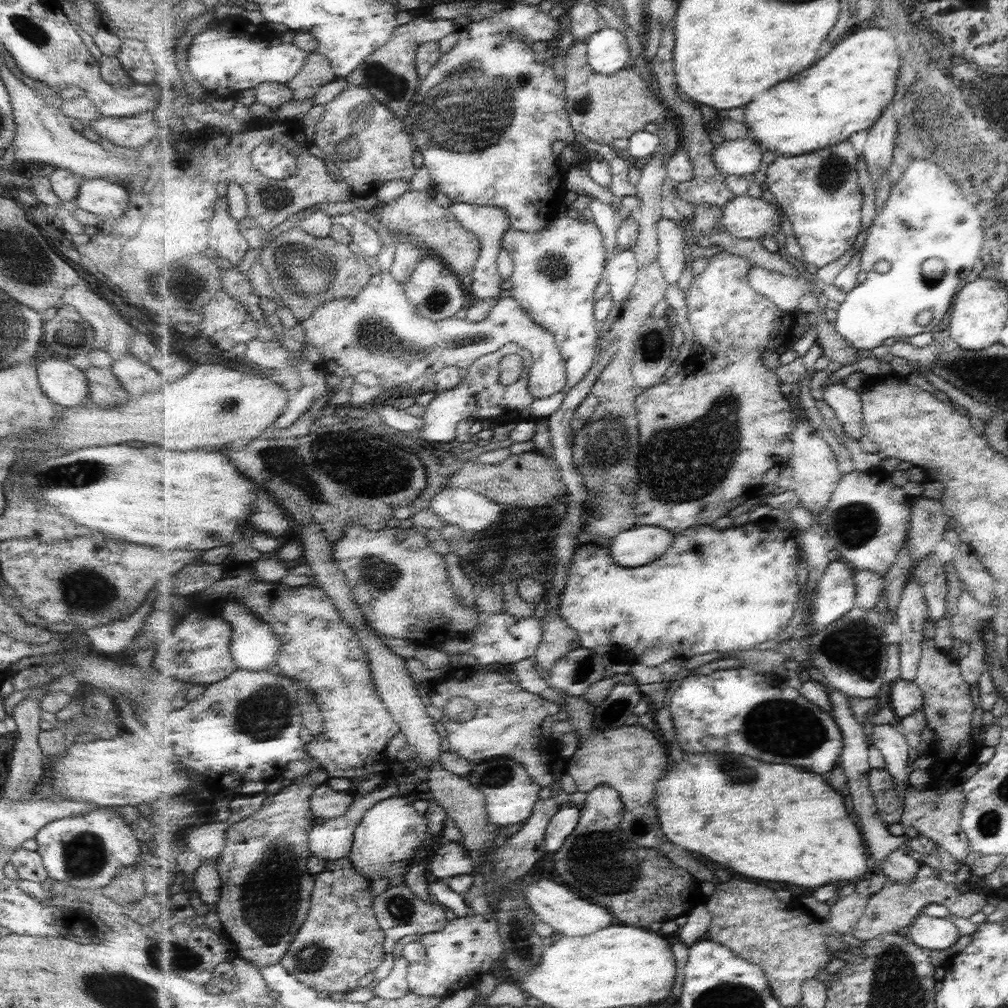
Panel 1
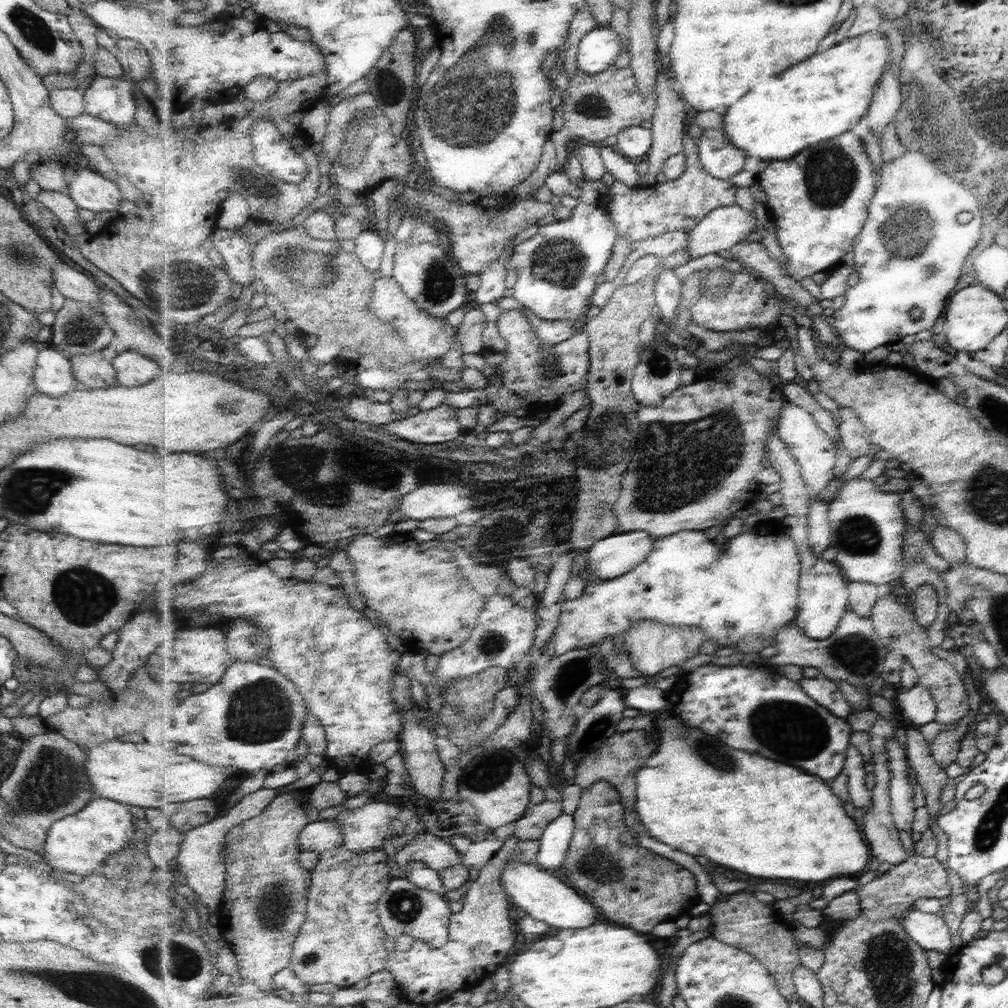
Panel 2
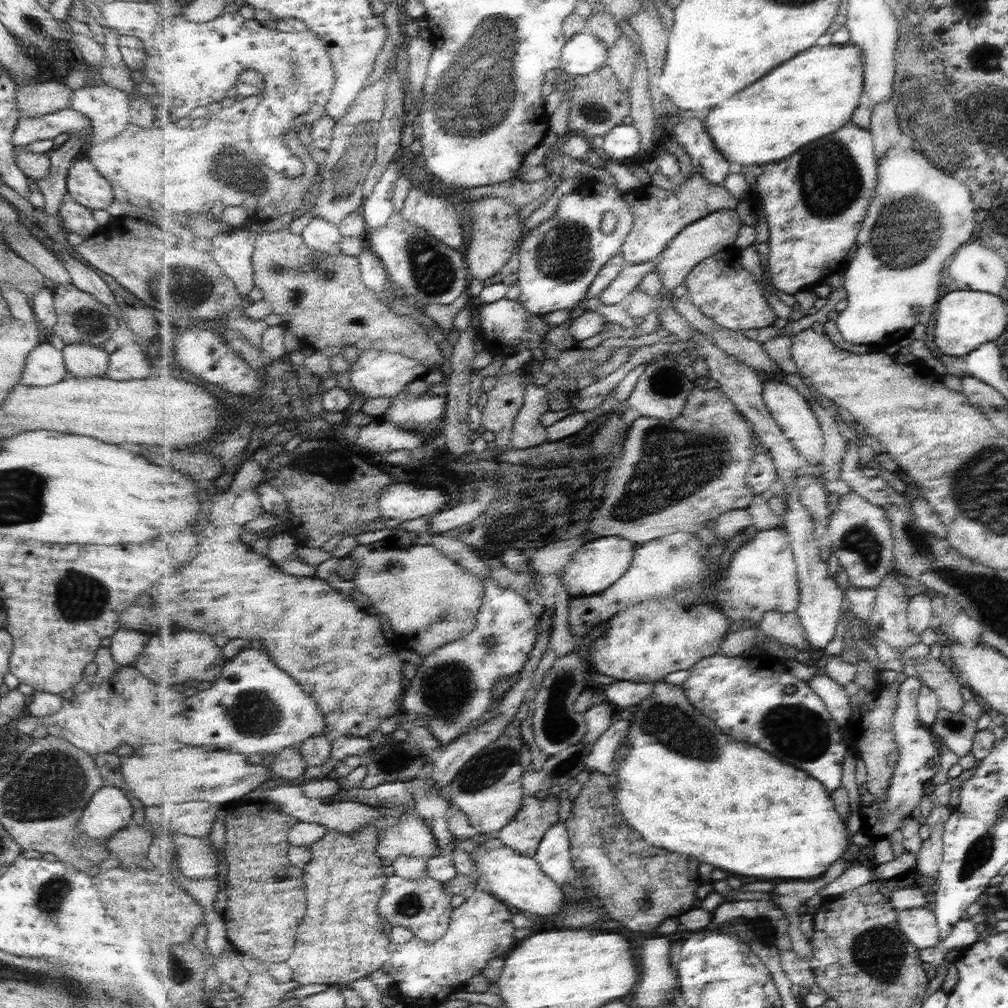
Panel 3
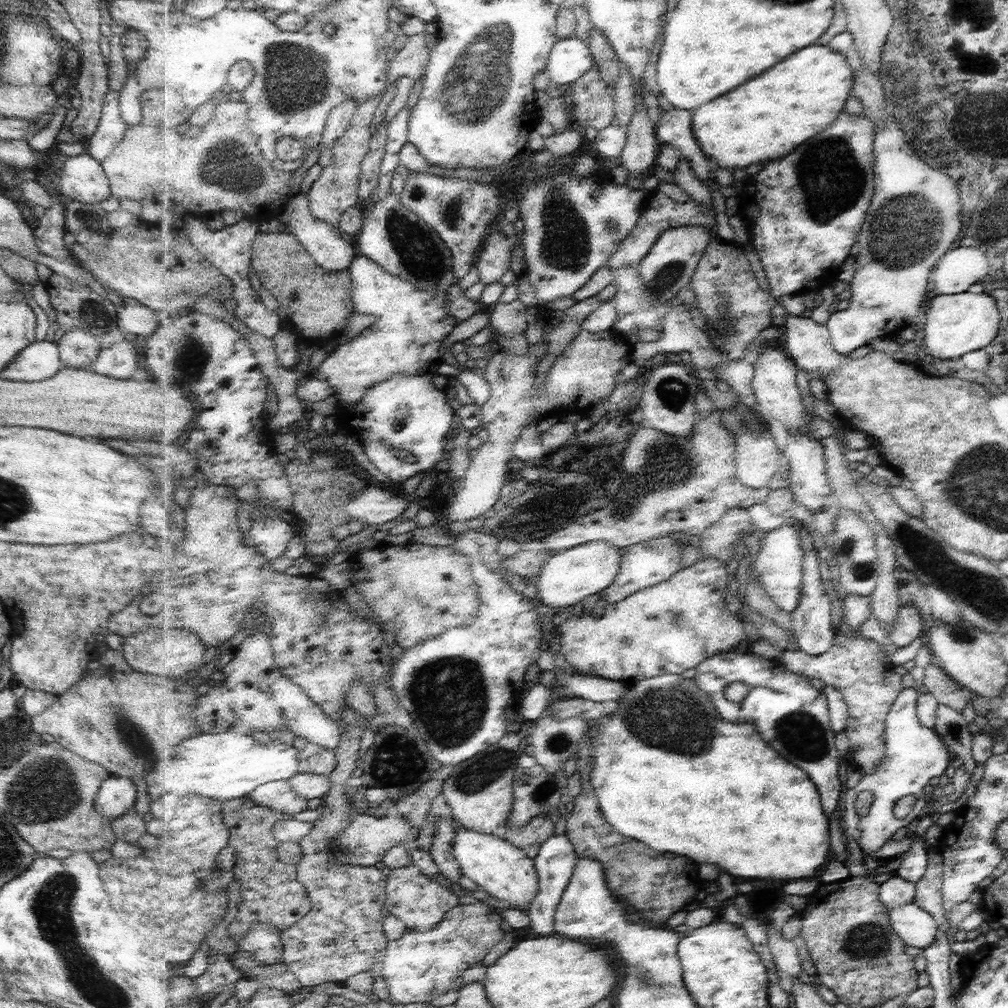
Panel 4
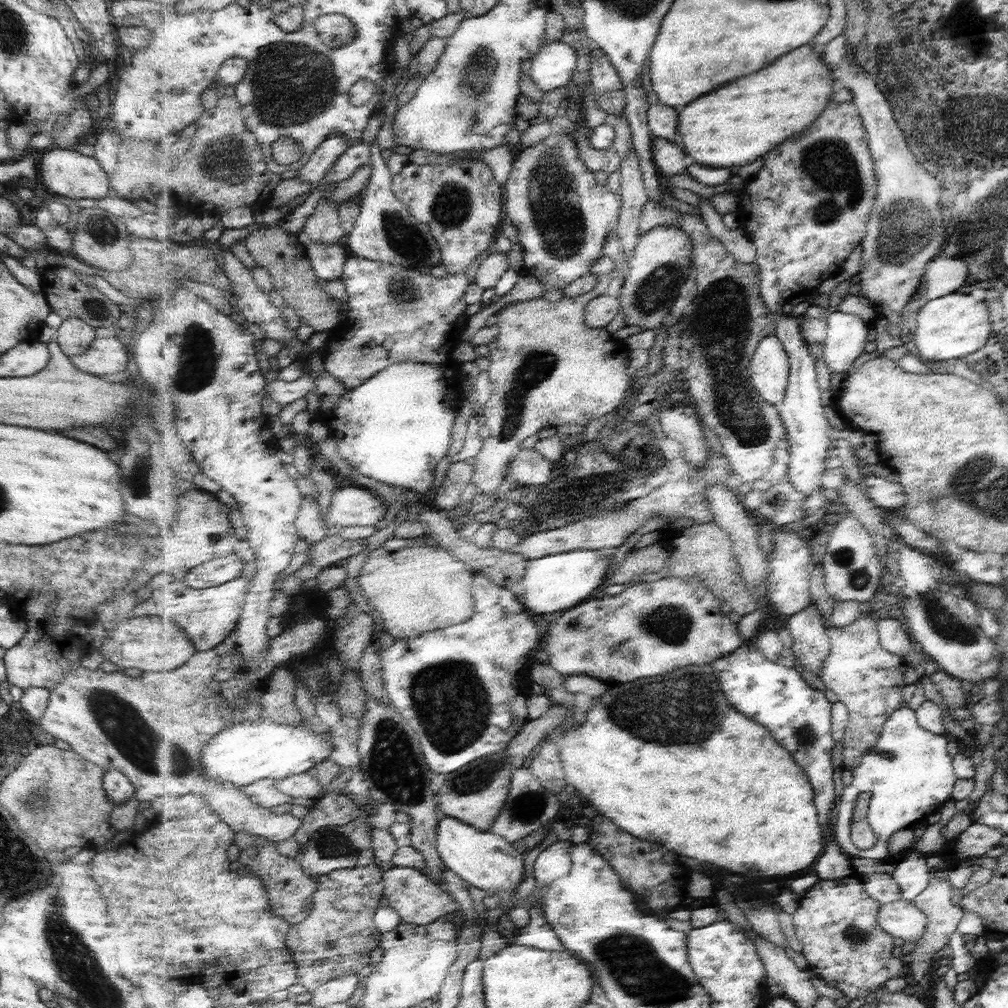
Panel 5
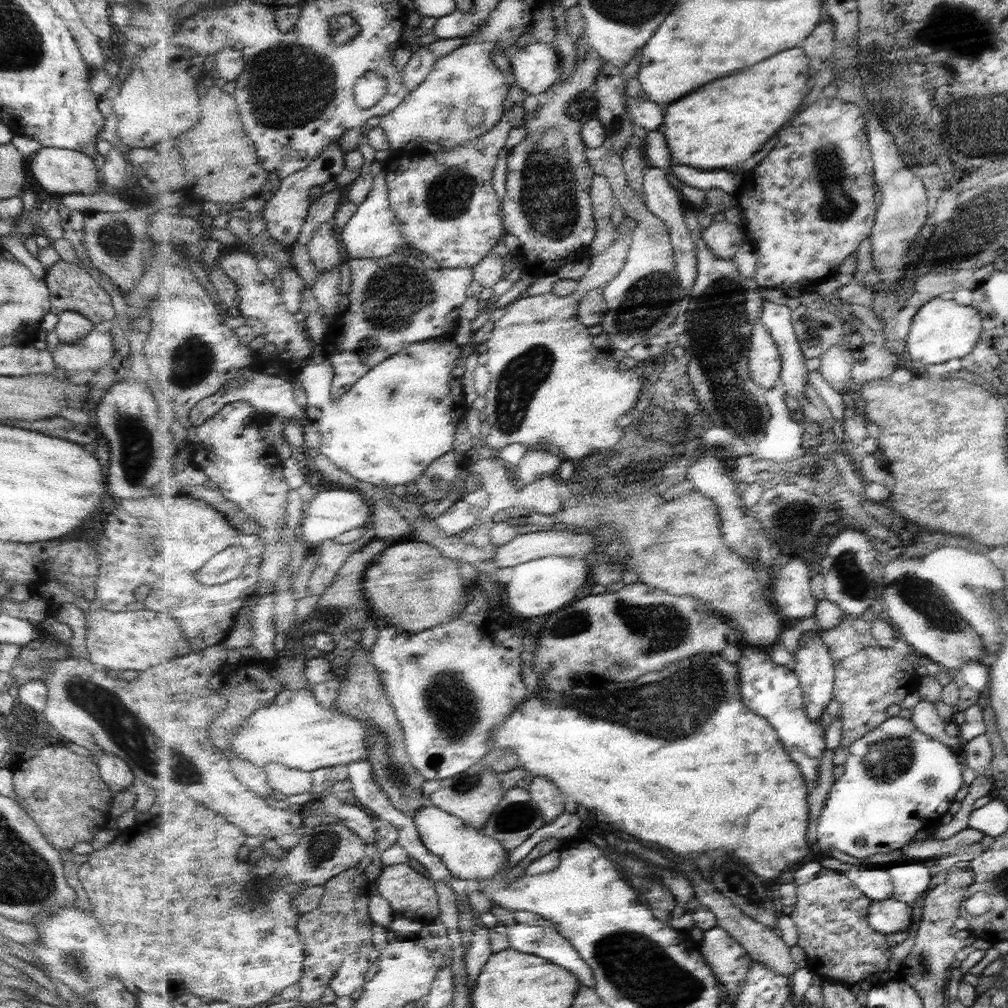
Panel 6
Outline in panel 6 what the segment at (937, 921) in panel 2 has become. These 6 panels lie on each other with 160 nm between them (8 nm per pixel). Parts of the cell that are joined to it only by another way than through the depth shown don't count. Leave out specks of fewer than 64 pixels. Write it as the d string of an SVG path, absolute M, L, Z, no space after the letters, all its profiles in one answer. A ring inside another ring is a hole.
M895 898L874 900L868 919L873 929L890 937L893 933L907 931L913 922L913 910L909 903Z

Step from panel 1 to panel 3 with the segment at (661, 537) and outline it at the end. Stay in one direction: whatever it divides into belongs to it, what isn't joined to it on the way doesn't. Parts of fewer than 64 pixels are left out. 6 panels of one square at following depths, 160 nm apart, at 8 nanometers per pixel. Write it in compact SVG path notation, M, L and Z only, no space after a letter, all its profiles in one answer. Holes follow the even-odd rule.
M604 536L594 538L583 548L580 548L574 554L573 560L561 572L572 598L595 596L611 588L633 564L634 554L638 545L632 540L624 539L620 536Z

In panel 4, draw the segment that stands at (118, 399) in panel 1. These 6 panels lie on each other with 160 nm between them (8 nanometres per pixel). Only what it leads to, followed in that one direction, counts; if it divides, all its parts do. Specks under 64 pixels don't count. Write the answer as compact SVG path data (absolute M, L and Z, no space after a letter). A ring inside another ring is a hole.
M70 329L56 344L63 366L85 369L95 360L100 346L98 339L84 329Z

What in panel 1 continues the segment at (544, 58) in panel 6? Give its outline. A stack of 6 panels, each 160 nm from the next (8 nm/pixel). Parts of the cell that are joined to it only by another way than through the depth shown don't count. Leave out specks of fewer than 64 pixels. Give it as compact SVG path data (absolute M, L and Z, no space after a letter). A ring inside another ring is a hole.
M599 30L588 38L587 44L588 63L596 73L615 75L631 62L631 48L622 30Z

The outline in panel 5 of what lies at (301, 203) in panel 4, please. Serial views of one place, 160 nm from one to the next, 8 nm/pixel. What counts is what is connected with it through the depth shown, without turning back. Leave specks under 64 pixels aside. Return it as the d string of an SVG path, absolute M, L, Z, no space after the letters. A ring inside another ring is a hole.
M303 230L297 235L312 260L318 278L329 282L341 280L347 259L351 256L346 246L343 243L328 245L315 242L311 240L311 235Z

